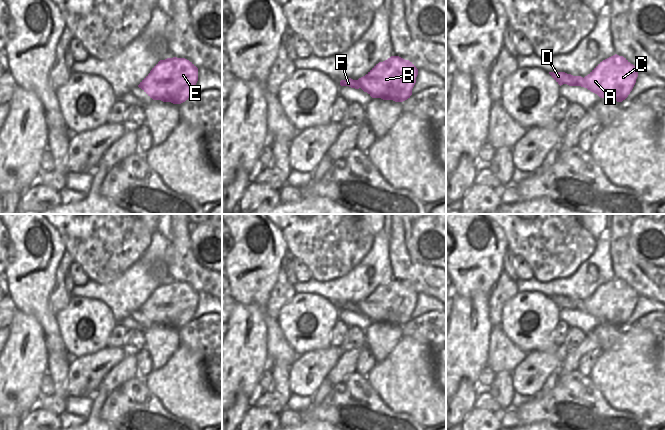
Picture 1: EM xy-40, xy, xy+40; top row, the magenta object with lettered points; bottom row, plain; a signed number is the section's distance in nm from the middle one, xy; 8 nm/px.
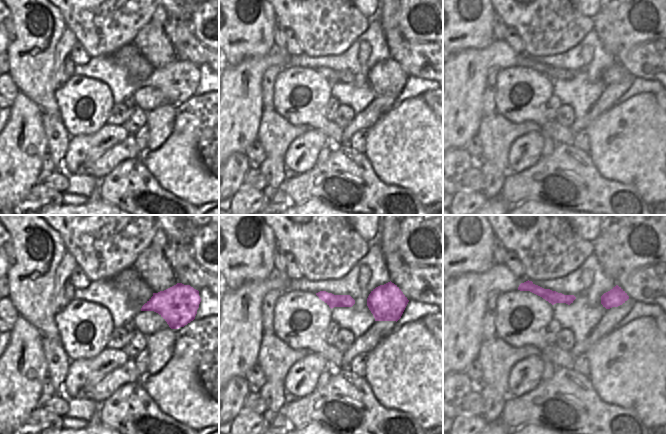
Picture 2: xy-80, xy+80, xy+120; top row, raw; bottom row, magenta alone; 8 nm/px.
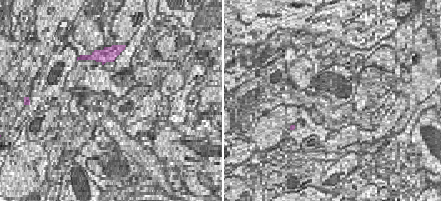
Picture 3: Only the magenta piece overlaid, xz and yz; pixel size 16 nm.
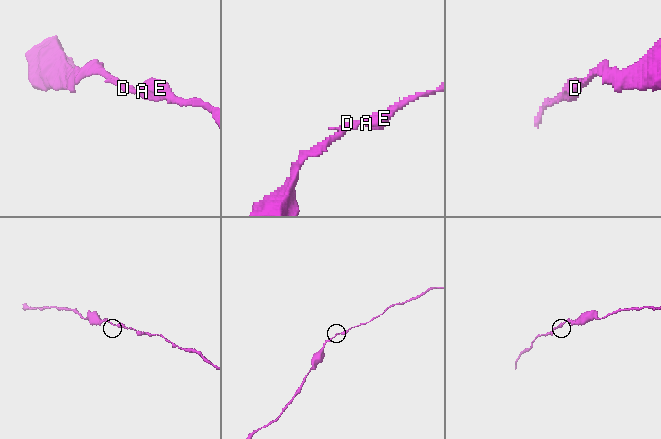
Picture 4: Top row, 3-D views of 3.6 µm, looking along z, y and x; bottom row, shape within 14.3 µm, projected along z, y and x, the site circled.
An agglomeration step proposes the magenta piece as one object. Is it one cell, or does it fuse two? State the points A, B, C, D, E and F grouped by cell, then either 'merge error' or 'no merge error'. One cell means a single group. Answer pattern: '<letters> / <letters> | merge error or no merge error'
A B C D E F | no merge error

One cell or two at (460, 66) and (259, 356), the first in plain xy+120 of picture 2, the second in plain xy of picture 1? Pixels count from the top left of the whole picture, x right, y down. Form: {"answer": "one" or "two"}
{"answer": "one"}

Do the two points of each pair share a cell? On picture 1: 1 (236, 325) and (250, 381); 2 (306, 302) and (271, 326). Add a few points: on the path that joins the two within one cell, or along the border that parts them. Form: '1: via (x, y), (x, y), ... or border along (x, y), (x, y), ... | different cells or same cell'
1: via (243, 339), (243, 367) | same cell
2: border along (275, 318), (288, 343) | different cells

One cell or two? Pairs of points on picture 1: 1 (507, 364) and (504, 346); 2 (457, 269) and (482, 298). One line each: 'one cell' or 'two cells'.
1: one cell
2: two cells

